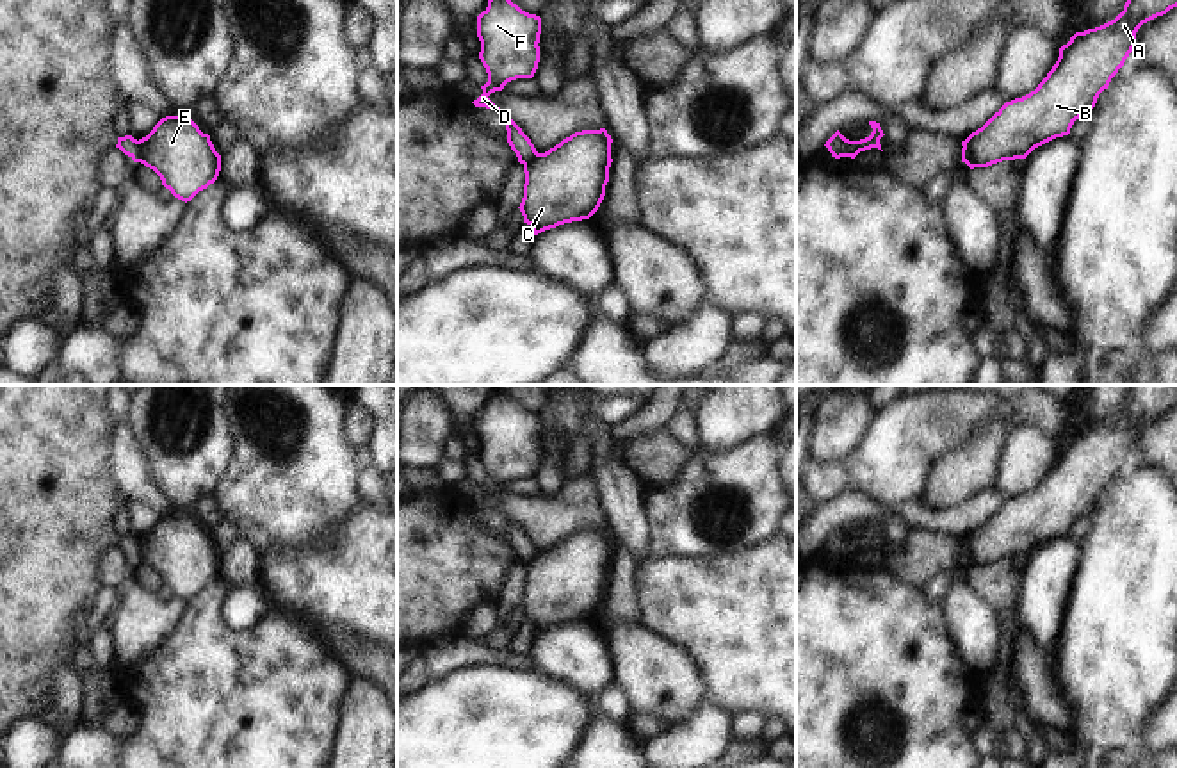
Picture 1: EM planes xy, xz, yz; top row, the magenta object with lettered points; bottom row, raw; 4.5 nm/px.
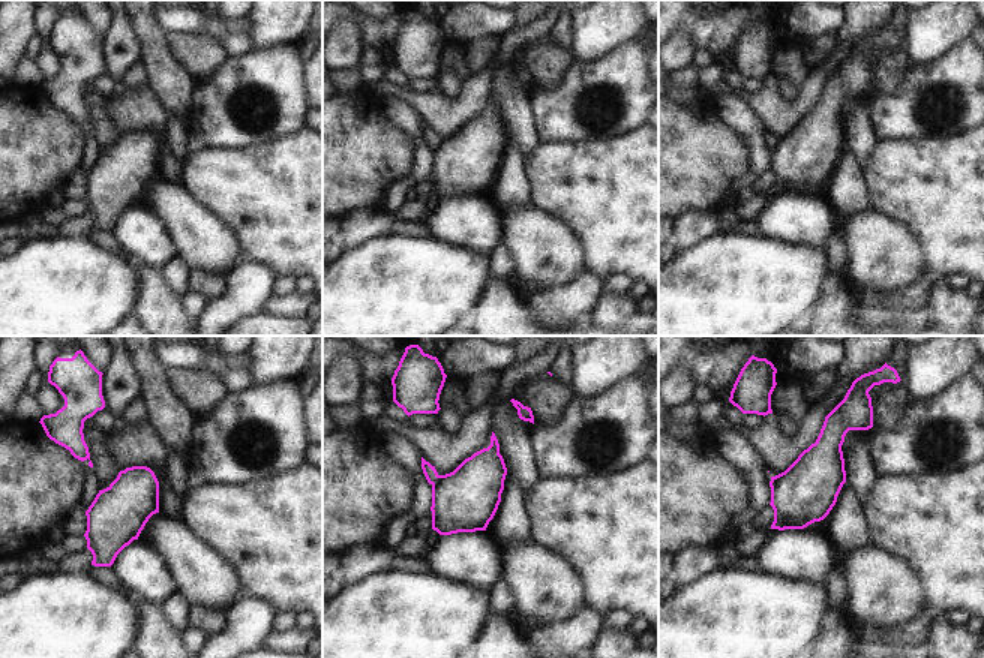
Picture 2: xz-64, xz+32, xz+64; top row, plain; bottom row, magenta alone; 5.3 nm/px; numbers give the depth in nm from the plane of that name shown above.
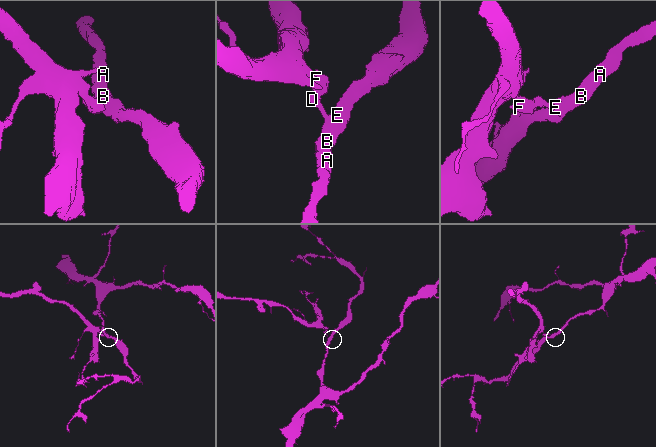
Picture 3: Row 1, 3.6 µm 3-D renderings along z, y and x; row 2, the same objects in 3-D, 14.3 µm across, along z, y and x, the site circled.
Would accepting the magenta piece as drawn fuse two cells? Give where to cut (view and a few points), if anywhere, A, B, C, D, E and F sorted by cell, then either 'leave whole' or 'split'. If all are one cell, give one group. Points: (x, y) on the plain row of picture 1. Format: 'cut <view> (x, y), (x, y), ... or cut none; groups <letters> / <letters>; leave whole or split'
cut xy (137, 540), (132, 556); groups A B C E / D F; split

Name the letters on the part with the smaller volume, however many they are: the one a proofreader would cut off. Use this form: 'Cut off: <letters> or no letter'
Cut off: D, F

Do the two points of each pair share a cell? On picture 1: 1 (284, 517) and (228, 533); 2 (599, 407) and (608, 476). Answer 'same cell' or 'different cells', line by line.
1: different cells
2: different cells

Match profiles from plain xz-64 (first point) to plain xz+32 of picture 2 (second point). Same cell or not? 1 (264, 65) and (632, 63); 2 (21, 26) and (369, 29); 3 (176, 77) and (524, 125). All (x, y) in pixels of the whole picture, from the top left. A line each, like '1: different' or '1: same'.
1: same
2: different
3: same

